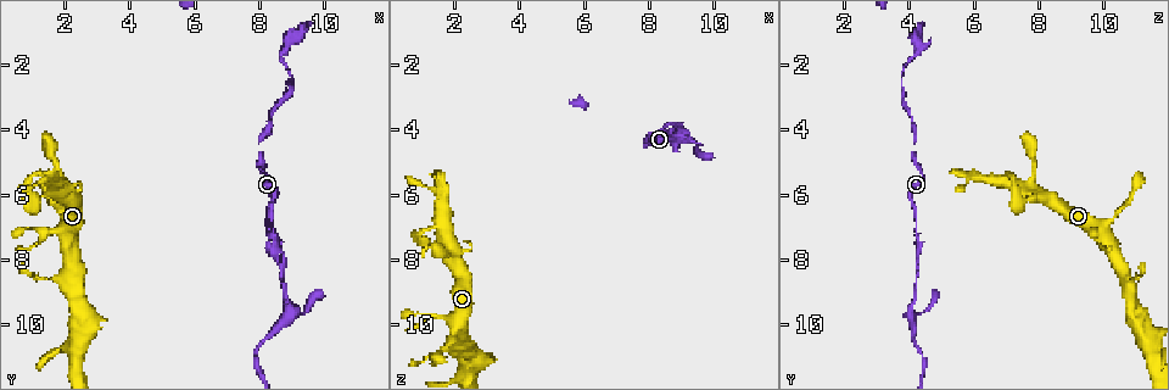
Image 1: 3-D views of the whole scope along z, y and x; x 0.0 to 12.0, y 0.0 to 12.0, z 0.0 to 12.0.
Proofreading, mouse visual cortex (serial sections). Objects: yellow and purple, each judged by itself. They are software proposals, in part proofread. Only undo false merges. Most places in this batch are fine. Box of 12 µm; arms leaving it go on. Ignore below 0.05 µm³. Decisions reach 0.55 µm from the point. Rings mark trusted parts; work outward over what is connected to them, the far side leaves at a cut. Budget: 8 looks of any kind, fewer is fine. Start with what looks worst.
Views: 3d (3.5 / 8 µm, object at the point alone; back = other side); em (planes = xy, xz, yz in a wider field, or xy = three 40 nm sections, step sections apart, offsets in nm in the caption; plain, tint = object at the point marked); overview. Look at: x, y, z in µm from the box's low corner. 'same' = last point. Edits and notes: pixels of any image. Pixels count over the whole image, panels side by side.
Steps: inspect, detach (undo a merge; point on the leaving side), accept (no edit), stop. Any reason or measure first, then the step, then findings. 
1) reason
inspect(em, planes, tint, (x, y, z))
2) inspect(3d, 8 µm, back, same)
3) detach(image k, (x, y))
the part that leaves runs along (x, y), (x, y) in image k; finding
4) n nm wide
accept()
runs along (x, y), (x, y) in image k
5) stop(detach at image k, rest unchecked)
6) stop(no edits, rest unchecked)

sharp bend
inspect(3d, 3.5 µm, (8.3, 7.6, 4.3))

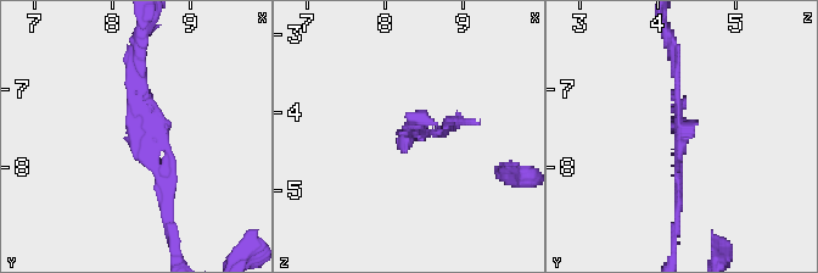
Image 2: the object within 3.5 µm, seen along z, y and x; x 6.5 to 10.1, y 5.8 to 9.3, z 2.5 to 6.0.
shape alone is not enough
inspect(em, planes, tint, (8.25, 7.55, 4.30))

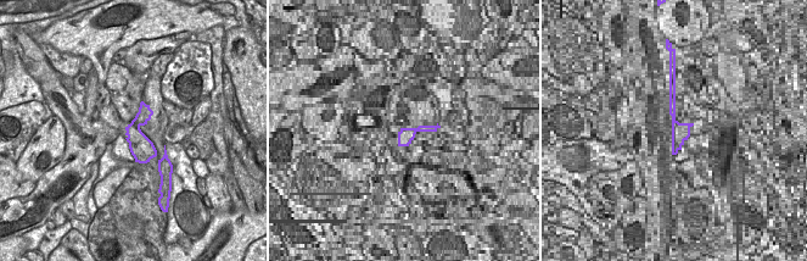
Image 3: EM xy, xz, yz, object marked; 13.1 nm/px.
accept()
continuous, no second cell

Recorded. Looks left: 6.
narrows sharply
inspect(3d, 3.5 µm, (8.8, 9.4, 4.1))

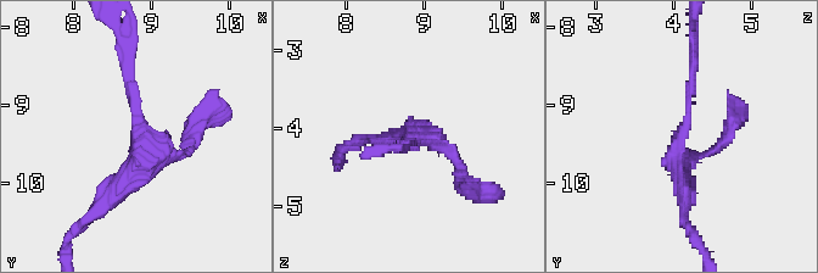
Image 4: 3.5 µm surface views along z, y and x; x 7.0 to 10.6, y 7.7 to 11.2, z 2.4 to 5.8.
3 arms; arms of 100, 150, 250 nm
inspect(em, xy, step 3, tint, (8.85, 9.50, 4.05))

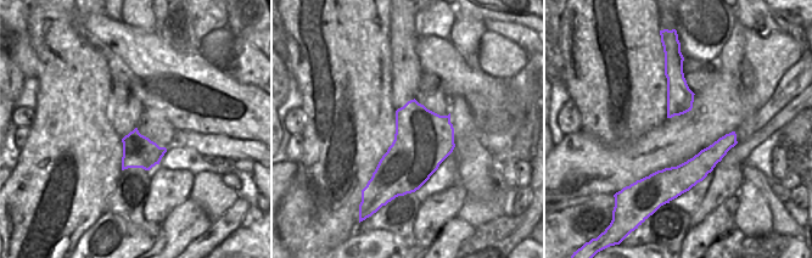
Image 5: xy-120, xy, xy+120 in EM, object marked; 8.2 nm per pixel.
accept()
runs along (125, 67), (140, 165), (99, 210) in image 4; continuous, no second cell

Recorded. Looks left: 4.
sudden change in width
inspect(3d, 3.5 µm, (1.6, 7.1, 9.7))

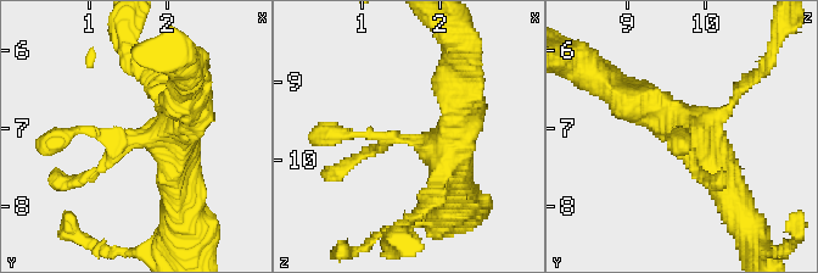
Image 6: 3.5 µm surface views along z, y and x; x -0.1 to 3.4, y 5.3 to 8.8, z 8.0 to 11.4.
inspect(em, xy, step 3, tint, (1.50, 7.15, 9.75))

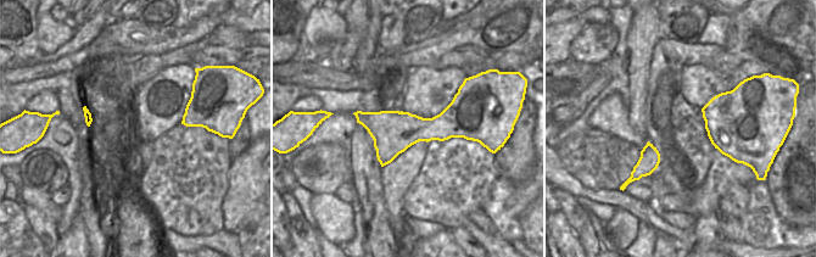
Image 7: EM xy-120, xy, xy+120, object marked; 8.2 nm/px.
360 nm wide
accept()
runs along (358, 115), (384, 127), (471, 119) in image 7; continuous, no second cell

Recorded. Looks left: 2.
stop(no edits, rest unchecked)

